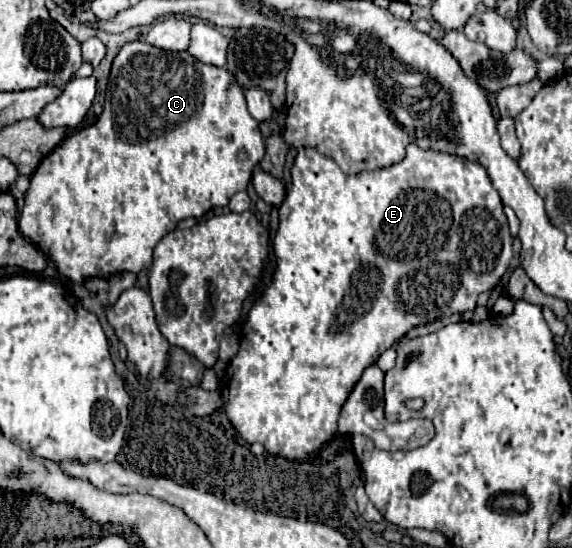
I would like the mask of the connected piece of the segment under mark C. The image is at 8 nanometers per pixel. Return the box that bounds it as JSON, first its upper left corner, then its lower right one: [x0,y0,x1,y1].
[19,42,265,284]

